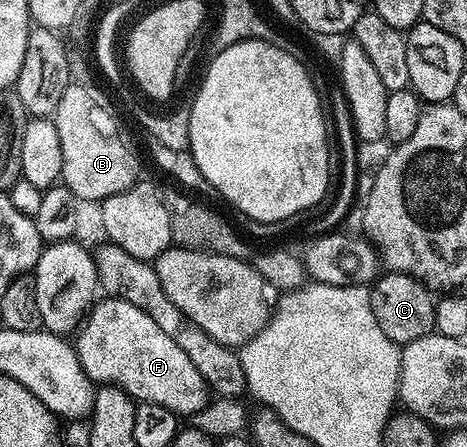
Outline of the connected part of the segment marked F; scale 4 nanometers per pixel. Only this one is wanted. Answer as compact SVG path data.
M100 299L87 313L73 343L85 374L96 385L125 390L136 402L157 402L181 418L191 417L209 403L209 385L189 362L189 354L168 338L145 310L137 310L129 302Z

